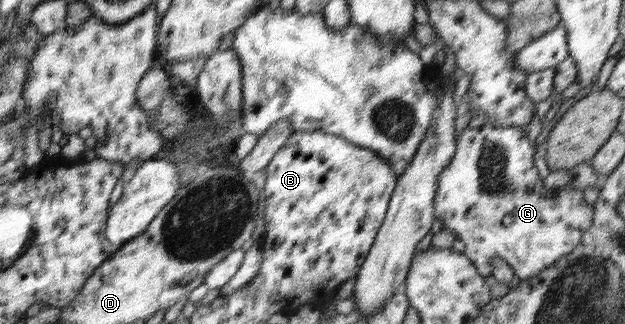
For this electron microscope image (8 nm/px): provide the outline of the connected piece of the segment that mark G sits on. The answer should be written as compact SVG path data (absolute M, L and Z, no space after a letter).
M479 114L472 116L456 142L455 156L437 180L434 219L437 229L452 230L457 239L465 243L465 257L482 277L492 274L493 267L489 260L499 257L513 268L514 275L521 281L530 279L578 247L583 233L591 226L594 207L583 198L583 190L548 190L544 186L537 170L534 170L538 142L529 140L525 127L495 126Z

